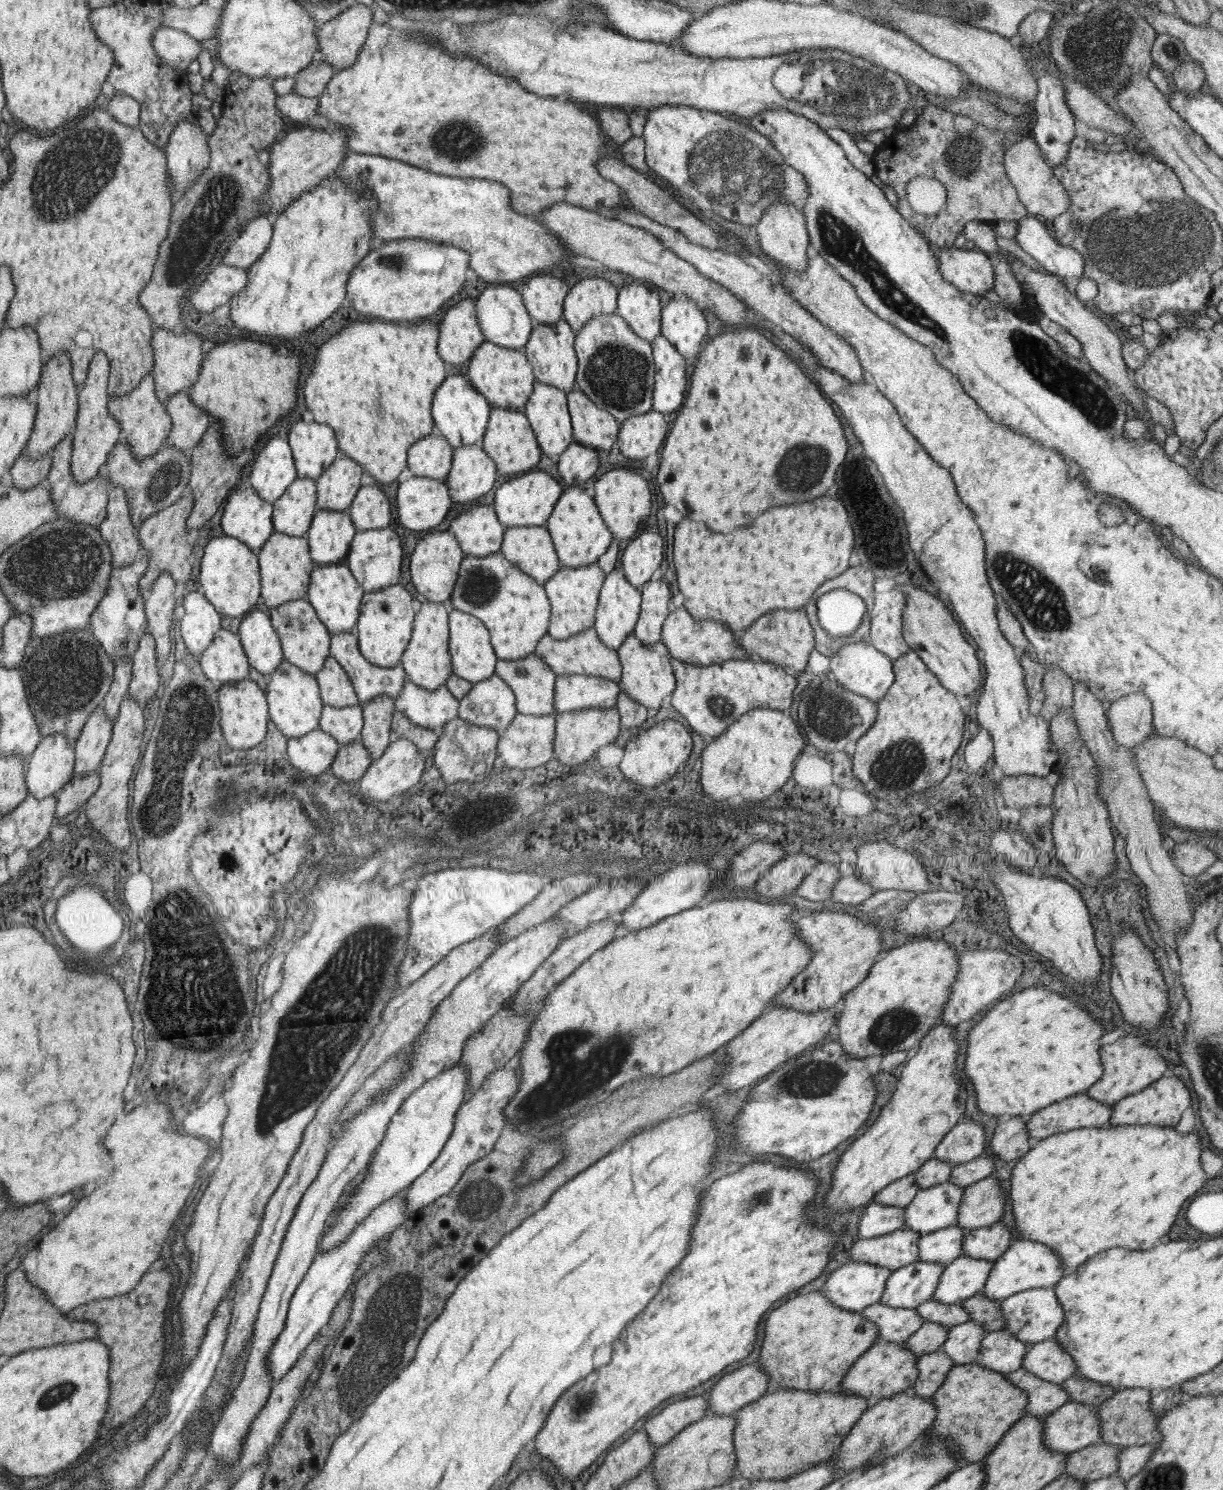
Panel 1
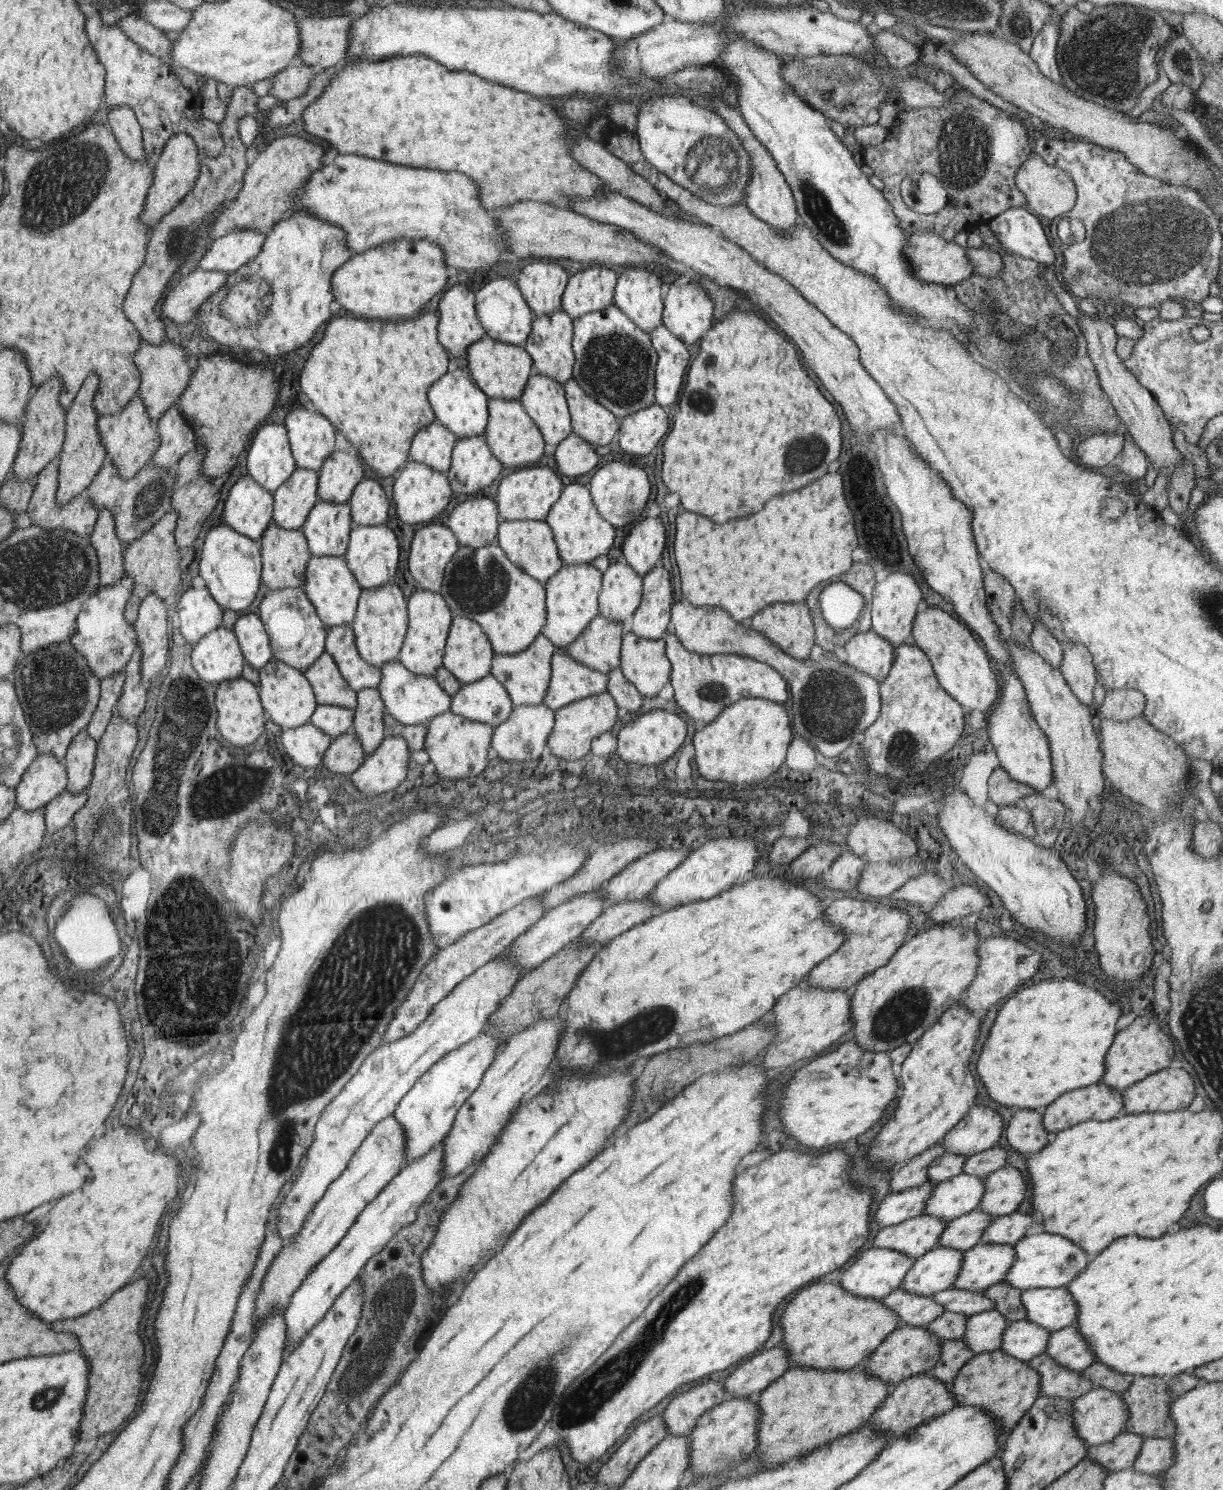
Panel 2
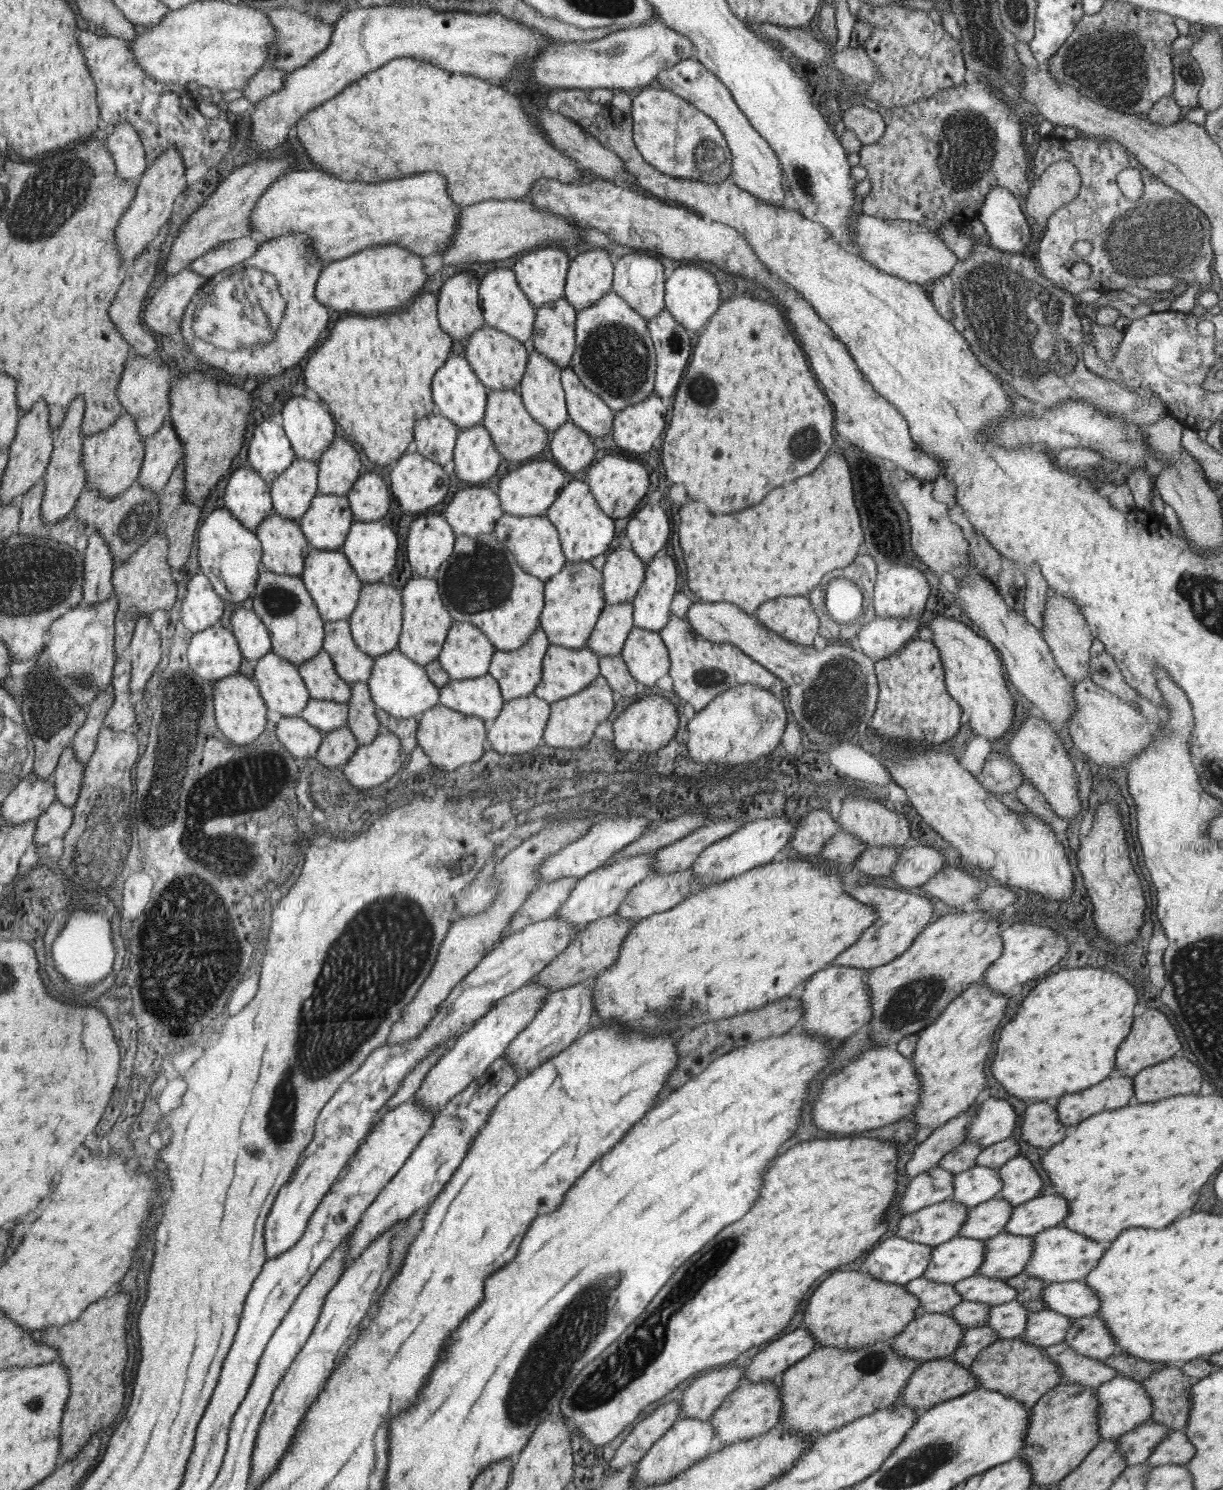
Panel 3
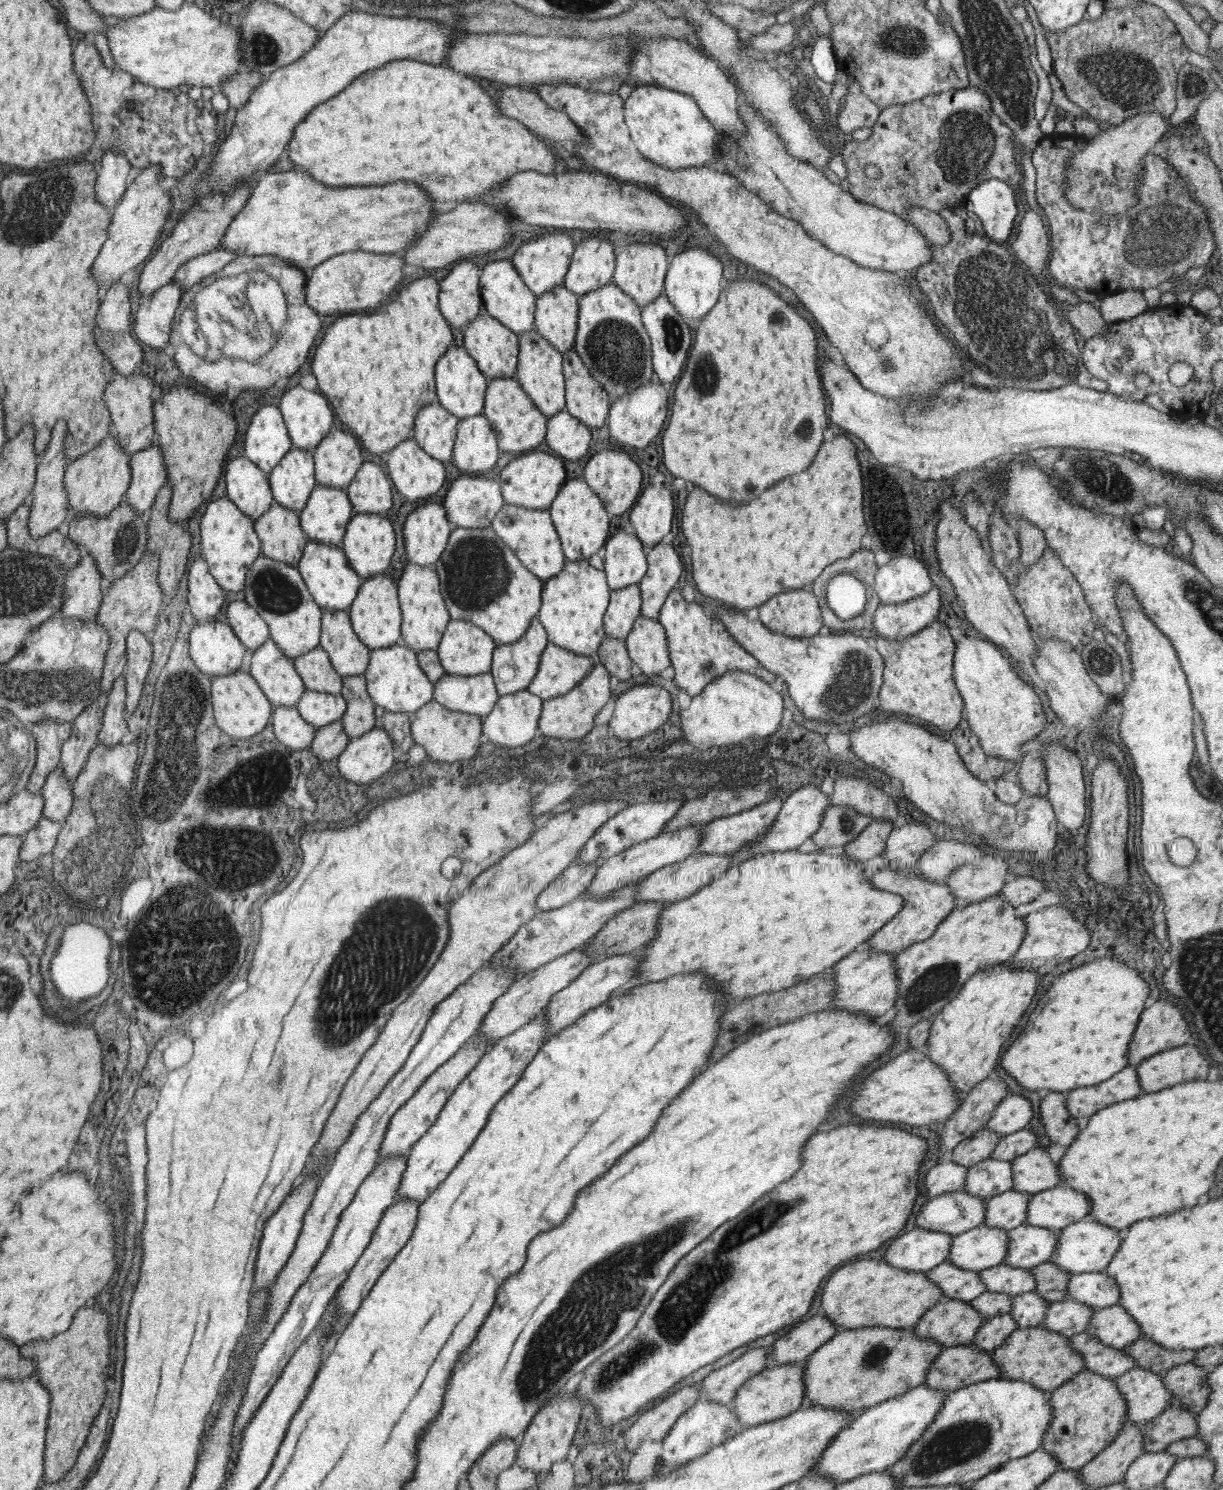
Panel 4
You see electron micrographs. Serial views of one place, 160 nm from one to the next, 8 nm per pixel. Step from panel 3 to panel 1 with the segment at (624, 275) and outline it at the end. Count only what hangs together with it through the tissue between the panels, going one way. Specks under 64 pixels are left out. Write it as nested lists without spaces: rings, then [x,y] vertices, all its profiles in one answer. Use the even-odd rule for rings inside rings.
[[[633,280],[618,290],[614,312],[639,338],[650,343],[660,334],[661,309],[657,288]]]

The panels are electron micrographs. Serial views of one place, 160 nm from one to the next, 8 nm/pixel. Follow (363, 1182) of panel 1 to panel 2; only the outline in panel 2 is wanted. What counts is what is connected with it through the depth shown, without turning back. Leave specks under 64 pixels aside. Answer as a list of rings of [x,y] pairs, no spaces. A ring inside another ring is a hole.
[[[490,1024],[486,1025],[485,1029],[471,1041],[467,1041],[464,1045],[441,1057],[404,1094],[395,1112],[392,1113],[393,1118],[400,1123],[404,1134],[407,1135],[407,1145],[404,1146],[404,1154],[407,1154],[407,1157],[404,1158],[403,1165],[417,1160],[444,1140],[455,1123],[456,1113],[480,1084],[480,1078],[500,1048],[498,1032],[490,1030]]]

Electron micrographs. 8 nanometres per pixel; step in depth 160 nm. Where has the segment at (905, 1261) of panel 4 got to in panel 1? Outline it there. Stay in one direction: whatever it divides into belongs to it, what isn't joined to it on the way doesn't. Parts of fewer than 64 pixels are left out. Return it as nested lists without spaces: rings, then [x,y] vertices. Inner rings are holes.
[[[850,1261],[827,1276],[820,1293],[841,1310],[859,1312],[878,1302],[891,1271],[884,1266]]]

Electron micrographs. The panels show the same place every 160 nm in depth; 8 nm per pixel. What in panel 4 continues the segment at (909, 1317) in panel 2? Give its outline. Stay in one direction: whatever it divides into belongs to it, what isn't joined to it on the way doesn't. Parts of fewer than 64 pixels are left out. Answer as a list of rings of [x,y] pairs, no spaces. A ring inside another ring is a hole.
[[[946,1260],[925,1271],[924,1275],[938,1286],[942,1294],[941,1300],[955,1299],[968,1302],[985,1291],[978,1271],[961,1270]]]

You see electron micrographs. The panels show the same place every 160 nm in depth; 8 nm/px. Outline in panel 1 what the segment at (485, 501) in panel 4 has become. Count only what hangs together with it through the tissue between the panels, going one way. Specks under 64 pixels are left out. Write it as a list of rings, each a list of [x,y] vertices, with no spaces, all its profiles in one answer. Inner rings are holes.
[[[487,504],[463,511],[449,524],[449,532],[460,542],[466,555],[481,558],[500,549],[504,536],[501,525],[494,506]]]

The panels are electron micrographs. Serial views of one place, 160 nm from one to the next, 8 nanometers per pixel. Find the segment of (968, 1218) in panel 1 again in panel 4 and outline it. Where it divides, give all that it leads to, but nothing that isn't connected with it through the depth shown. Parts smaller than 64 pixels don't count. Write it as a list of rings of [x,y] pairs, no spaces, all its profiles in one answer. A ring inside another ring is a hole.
[[[1035,1146],[1010,1160],[1011,1189],[1030,1194],[1060,1185],[1058,1166],[1053,1163],[1047,1148]]]

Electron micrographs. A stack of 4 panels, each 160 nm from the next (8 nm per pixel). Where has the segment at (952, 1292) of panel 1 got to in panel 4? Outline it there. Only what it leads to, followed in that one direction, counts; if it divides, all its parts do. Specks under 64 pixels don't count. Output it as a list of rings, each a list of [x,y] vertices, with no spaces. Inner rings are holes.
[[[1023,1223],[1006,1231],[1008,1243],[1002,1264],[1030,1269],[1051,1260],[1059,1238],[1057,1229]]]

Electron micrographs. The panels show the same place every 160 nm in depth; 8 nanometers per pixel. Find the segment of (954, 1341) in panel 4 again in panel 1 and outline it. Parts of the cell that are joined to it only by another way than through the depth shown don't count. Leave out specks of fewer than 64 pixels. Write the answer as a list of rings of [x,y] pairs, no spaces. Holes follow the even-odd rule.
[[[879,1338],[851,1363],[836,1391],[845,1395],[857,1395],[867,1401],[899,1395],[909,1390],[917,1378],[916,1360],[917,1356],[909,1352],[903,1342],[885,1342]]]

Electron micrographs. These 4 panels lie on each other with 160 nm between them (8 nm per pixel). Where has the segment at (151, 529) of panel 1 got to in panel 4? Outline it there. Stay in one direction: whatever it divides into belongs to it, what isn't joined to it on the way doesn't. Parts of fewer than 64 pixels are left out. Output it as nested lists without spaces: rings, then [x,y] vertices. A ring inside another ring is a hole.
[[[145,552],[139,560],[139,564],[128,571],[119,580],[106,585],[104,600],[101,601],[100,612],[97,613],[96,621],[108,631],[108,649],[103,656],[103,668],[100,678],[101,692],[107,694],[112,682],[121,676],[126,659],[123,657],[127,648],[127,636],[133,629],[146,634],[147,630],[153,628],[155,617],[161,608],[161,594],[159,579],[159,560],[157,553]]]

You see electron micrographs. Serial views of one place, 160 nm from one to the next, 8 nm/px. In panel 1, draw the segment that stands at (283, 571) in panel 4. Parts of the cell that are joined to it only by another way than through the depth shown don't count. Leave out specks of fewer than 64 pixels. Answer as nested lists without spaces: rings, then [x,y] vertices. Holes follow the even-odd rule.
[[[305,598],[286,602],[284,605],[269,608],[269,618],[280,638],[281,650],[287,662],[309,674],[319,672],[329,654],[329,632],[319,622],[314,607]]]

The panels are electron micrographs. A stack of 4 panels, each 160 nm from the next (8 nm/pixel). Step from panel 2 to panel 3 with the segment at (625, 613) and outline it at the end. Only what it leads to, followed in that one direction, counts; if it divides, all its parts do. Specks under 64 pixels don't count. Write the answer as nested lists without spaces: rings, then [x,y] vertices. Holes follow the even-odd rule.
[[[625,543],[607,552],[601,570],[604,604],[631,602],[644,579],[644,568]]]

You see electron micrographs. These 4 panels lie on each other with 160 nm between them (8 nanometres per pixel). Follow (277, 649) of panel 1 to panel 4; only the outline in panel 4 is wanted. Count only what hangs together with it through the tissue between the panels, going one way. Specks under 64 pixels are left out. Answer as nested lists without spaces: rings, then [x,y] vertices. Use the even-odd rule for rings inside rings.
[[[244,600],[231,602],[225,608],[228,625],[250,651],[264,644],[271,635],[263,617]]]

